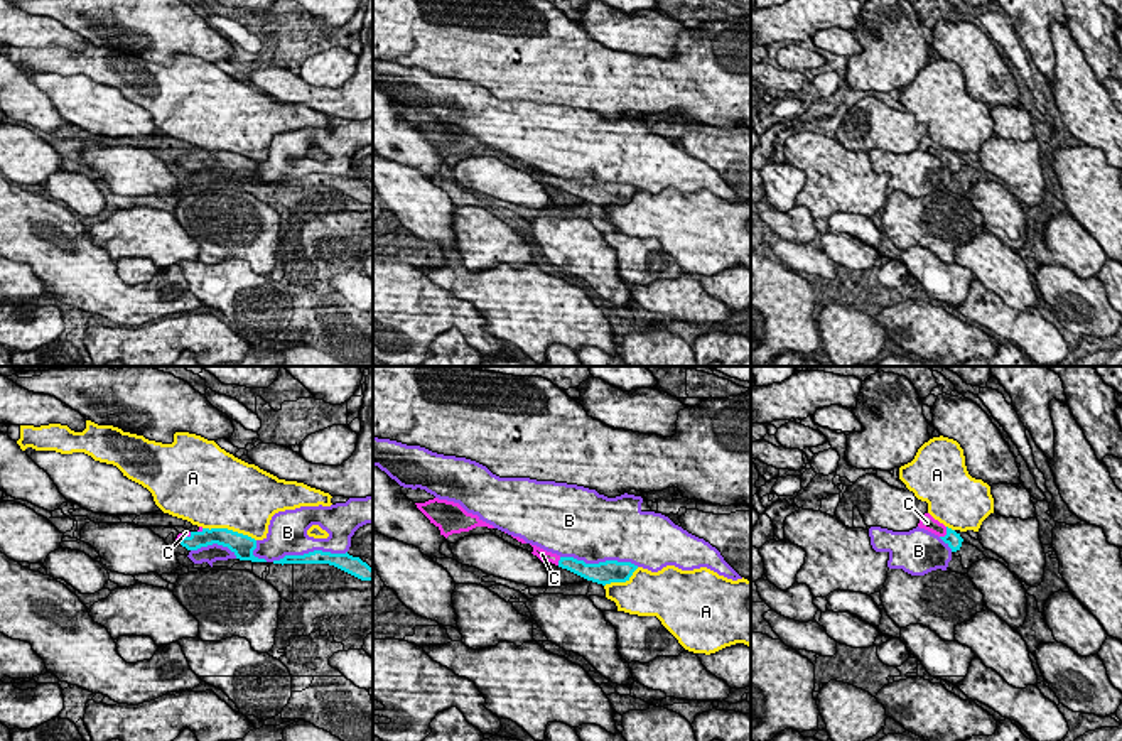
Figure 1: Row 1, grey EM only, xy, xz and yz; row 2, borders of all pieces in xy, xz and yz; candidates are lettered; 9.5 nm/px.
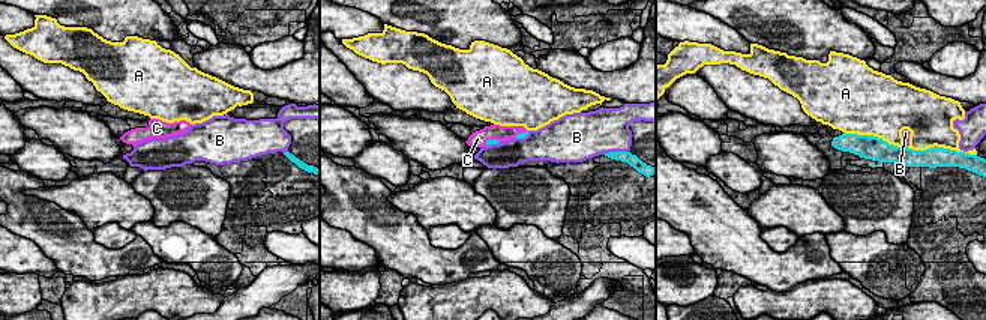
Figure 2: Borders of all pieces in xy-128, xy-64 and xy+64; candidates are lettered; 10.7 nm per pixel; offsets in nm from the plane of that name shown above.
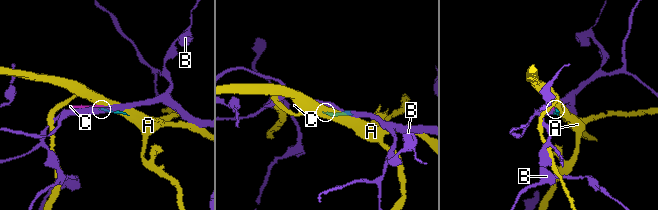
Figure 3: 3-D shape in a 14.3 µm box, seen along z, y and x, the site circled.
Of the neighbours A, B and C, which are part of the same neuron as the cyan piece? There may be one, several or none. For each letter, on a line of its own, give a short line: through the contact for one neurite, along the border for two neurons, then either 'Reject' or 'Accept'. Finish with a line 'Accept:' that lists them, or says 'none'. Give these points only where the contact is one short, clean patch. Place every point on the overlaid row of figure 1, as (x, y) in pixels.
A: Reject
B: Reject
C: Line: yz (954, 539), (947, 534), (927, 522). Accept
Accept: C

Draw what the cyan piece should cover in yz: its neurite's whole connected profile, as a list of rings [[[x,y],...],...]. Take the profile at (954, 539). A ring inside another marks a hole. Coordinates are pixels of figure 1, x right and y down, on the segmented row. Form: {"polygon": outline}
{"polygon": [[[925,513],[918,523],[920,528],[925,528],[935,535],[938,535],[952,552],[960,550],[963,538],[955,530],[945,527],[938,520],[935,520],[930,513]]]}

